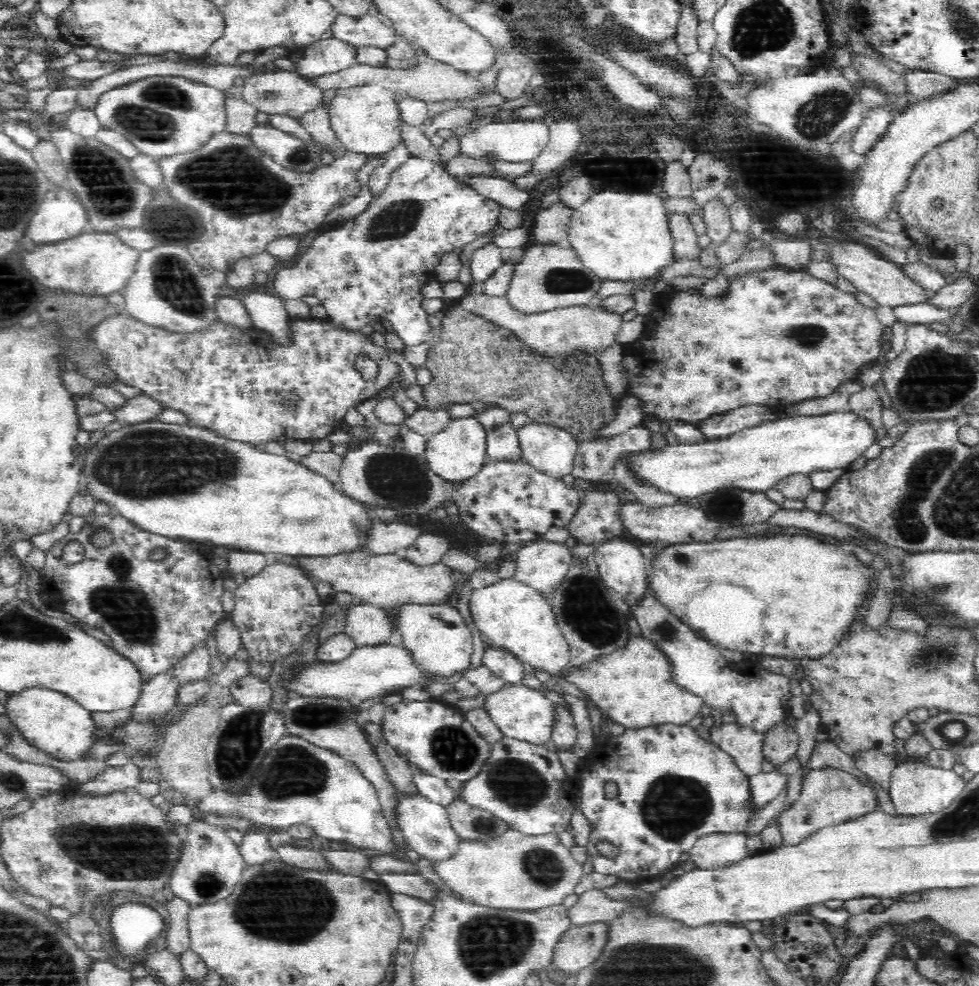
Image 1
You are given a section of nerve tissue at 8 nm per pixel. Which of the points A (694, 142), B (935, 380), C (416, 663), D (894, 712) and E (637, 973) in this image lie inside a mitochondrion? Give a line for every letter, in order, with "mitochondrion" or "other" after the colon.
A: other
B: mitochondrion
C: other
D: other
E: mitochondrion

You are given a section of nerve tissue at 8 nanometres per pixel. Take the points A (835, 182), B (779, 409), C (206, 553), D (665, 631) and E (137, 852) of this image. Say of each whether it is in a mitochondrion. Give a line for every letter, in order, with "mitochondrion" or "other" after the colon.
A: other
B: other
C: other
D: mitochondrion
E: mitochondrion

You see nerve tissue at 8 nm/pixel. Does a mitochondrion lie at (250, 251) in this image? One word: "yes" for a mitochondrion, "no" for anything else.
no

